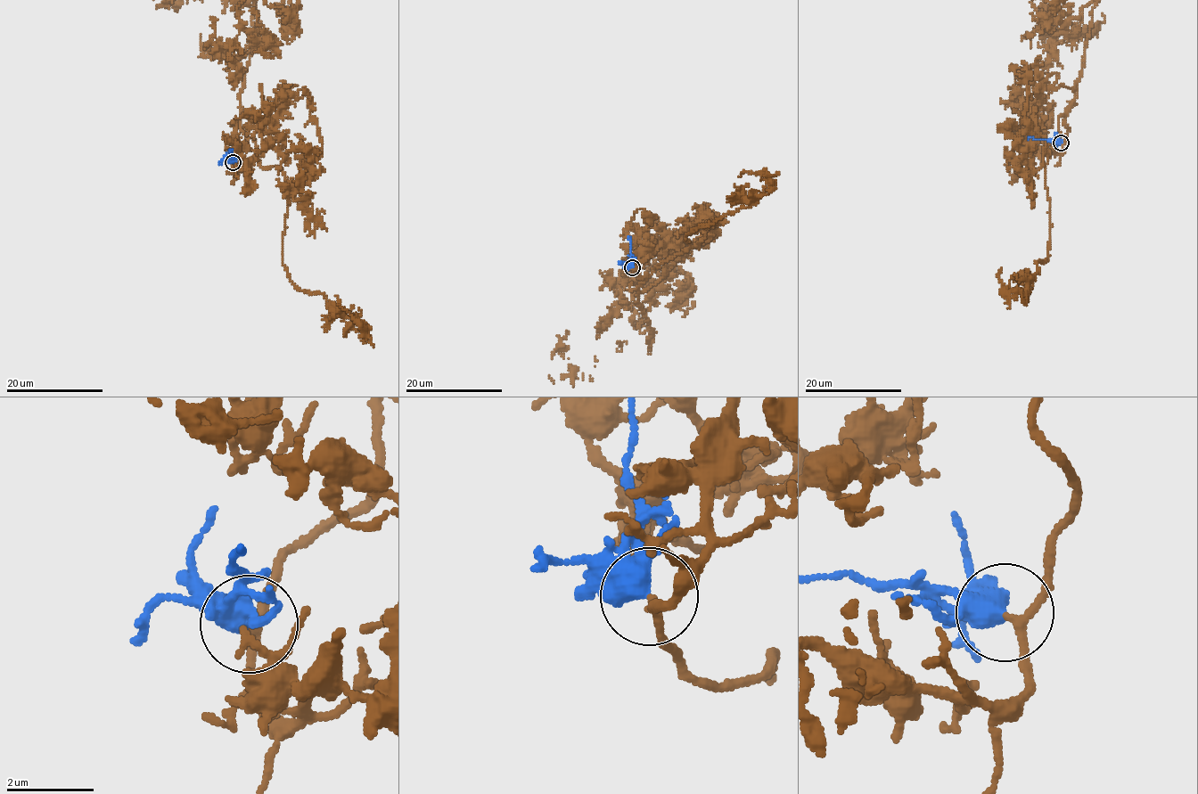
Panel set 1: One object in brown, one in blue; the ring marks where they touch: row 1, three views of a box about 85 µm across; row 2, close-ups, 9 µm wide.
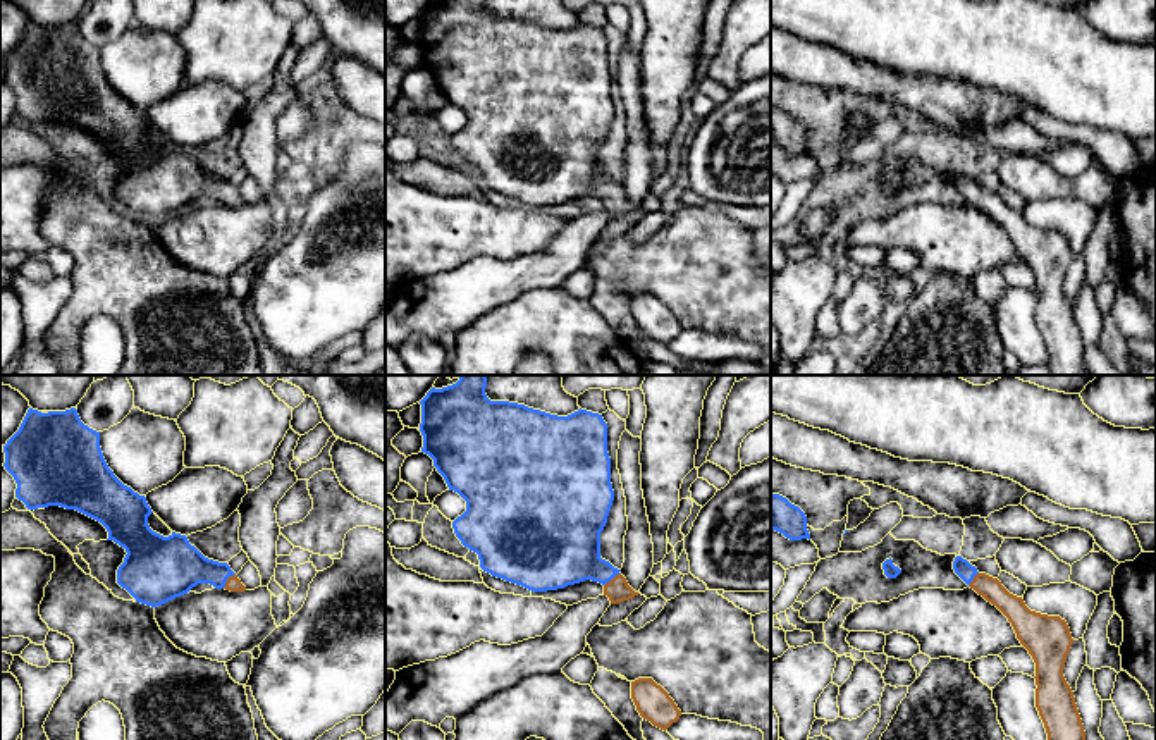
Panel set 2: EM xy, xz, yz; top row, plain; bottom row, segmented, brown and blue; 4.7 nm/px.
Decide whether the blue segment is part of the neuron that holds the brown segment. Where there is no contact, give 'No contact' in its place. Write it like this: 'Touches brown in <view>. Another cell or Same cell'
Touches brown in xy. Same cell

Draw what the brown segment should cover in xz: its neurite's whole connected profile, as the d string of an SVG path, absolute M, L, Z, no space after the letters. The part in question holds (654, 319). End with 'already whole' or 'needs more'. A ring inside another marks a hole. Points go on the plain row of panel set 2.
M652 293L631 296L631 313L640 330L664 346L681 330L669 308Z; already whole

